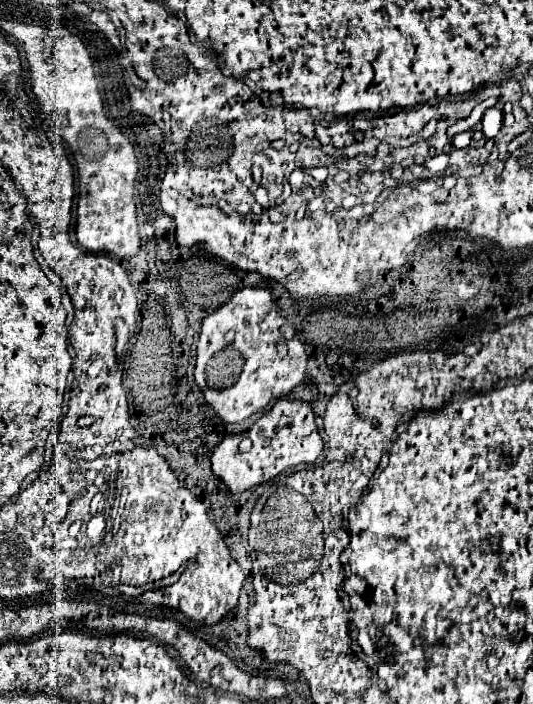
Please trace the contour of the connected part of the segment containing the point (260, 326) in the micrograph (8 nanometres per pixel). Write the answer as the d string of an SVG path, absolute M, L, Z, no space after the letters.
M245 287L237 291L229 303L203 319L195 383L203 389L205 401L217 411L223 423L243 423L271 401L289 397L293 387L301 383L307 367L304 344L295 336L287 341L287 355L279 355L275 349L279 327L285 323L287 319L279 313L269 289L263 287Z

